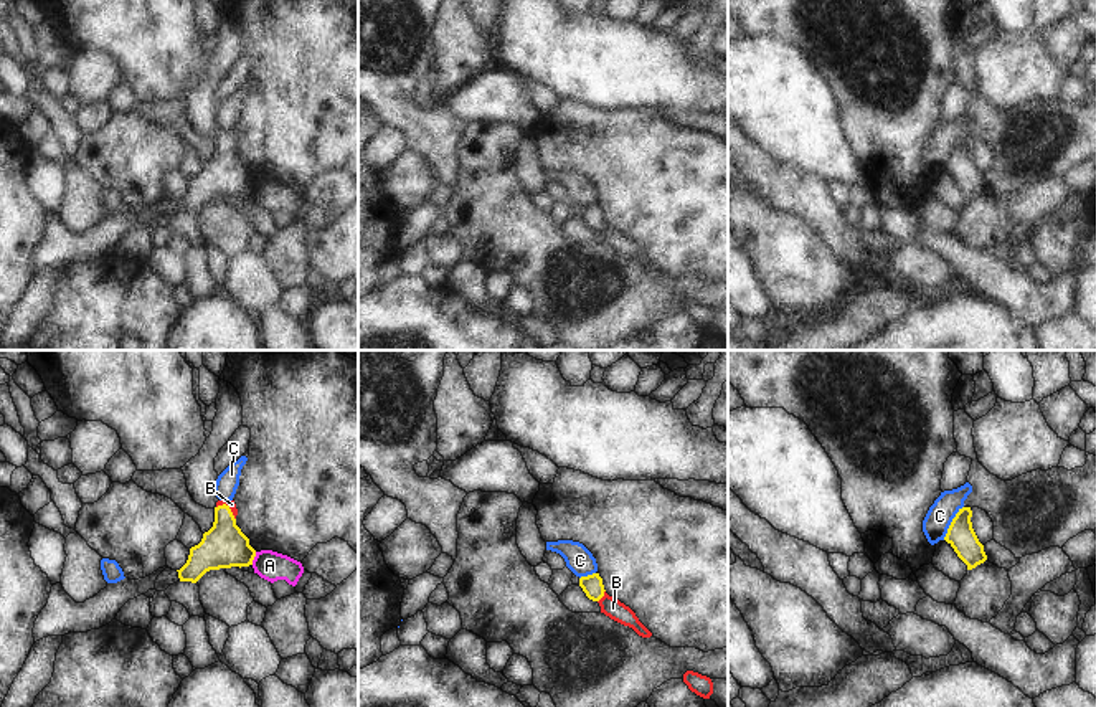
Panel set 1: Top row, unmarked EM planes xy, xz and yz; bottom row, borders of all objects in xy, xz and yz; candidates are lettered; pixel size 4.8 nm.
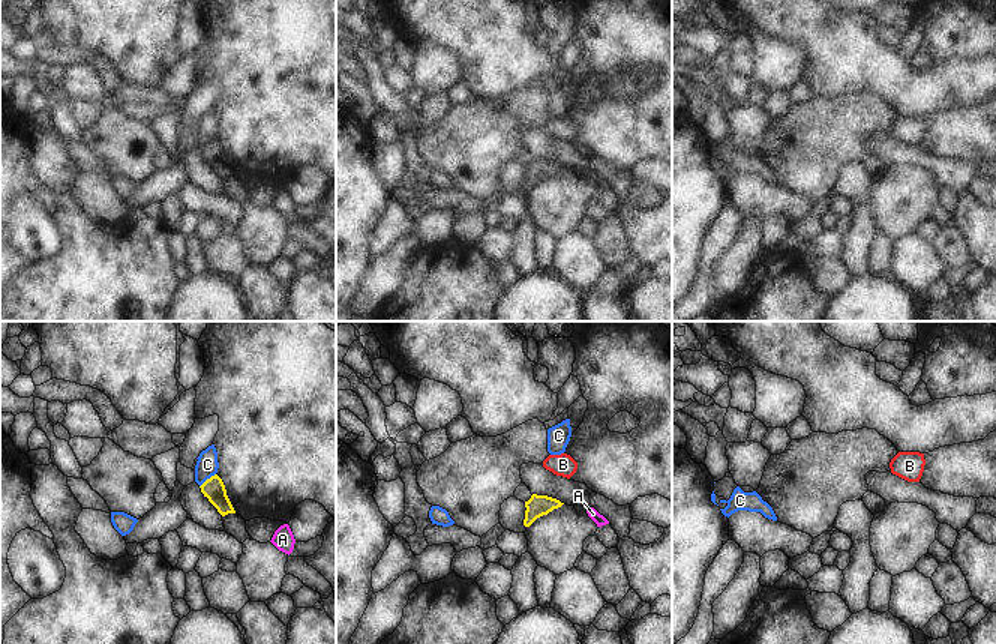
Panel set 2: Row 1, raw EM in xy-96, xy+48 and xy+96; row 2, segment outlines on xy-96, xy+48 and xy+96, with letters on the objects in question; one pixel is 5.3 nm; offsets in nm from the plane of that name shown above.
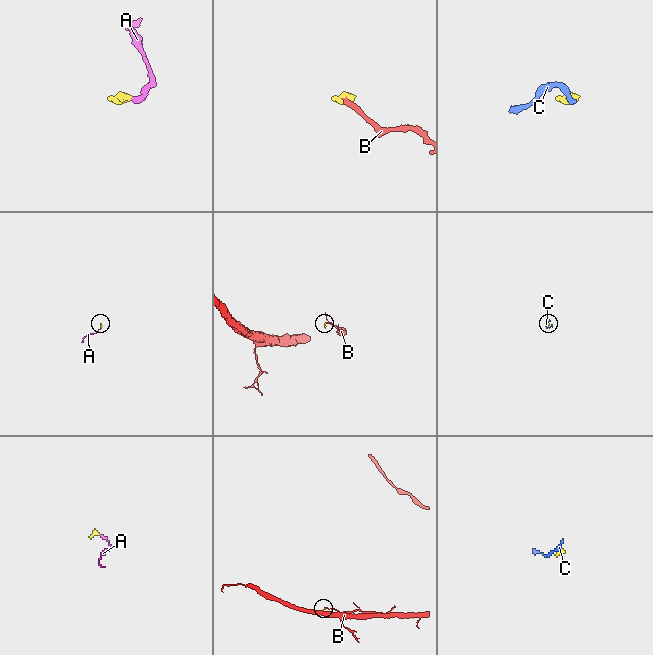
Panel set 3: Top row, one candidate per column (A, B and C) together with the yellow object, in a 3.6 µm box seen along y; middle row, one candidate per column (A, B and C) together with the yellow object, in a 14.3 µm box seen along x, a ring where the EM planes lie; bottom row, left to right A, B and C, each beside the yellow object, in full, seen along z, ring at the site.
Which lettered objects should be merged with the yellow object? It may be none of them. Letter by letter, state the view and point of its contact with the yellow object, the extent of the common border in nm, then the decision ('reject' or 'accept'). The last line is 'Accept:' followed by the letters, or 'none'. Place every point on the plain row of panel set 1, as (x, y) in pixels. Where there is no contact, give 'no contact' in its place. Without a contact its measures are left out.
A: xy (253, 189) | 70 nm | reject
B: xz (603, 225) | 70 nm | accept
C: yz (951, 152) | 190 nm | reject
Accept: B

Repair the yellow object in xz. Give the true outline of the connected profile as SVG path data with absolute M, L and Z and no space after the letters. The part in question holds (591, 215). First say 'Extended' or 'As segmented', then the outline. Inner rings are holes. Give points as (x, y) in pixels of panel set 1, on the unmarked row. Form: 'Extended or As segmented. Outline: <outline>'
Extended. Outline: M593 203L588 206L579 208L579 216L586 223L586 226L593 231L598 231L601 236L601 243L609 246L611 249L632 258L639 266L650 268L652 263L639 251L635 243L621 233L619 230L614 230L609 226L604 220L602 208L599 203Z

